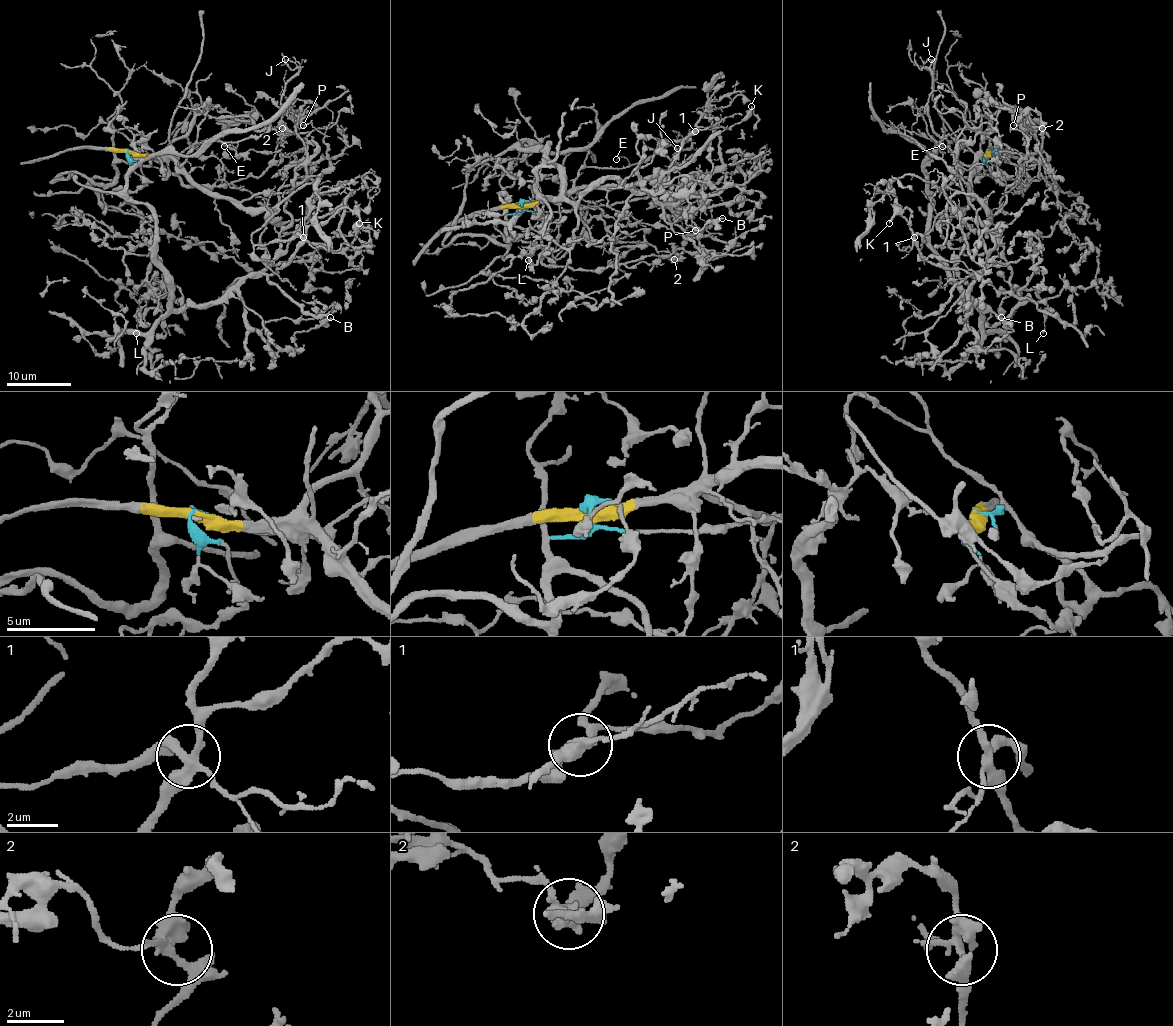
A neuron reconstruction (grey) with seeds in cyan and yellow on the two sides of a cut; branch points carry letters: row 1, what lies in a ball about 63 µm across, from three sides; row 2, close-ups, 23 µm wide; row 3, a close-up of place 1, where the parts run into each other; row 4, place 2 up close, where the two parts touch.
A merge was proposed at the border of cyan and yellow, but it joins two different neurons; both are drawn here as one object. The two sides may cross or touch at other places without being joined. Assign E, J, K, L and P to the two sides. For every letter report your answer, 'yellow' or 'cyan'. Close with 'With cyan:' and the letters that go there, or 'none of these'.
E: yellow
J: yellow
K: cyan
L: cyan
P: cyan
With cyan: K, L, P

